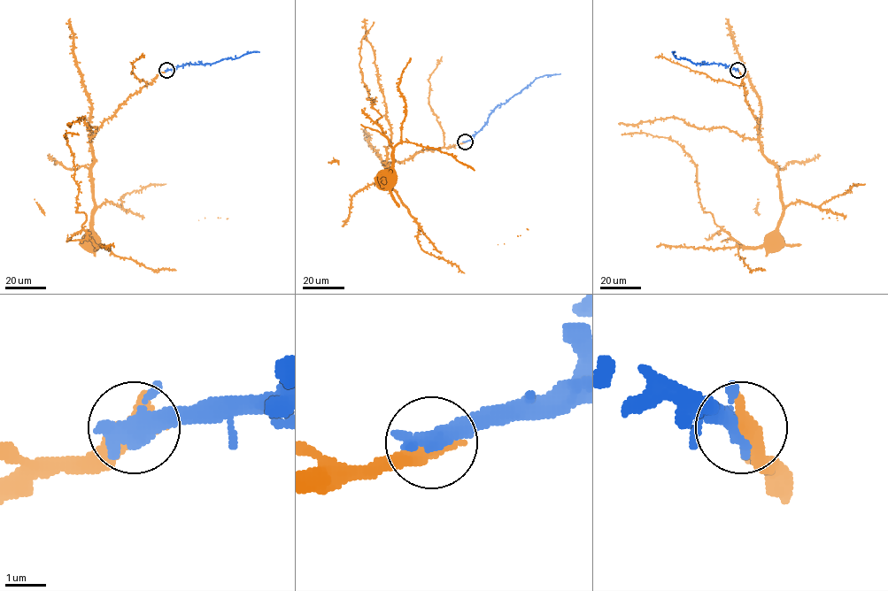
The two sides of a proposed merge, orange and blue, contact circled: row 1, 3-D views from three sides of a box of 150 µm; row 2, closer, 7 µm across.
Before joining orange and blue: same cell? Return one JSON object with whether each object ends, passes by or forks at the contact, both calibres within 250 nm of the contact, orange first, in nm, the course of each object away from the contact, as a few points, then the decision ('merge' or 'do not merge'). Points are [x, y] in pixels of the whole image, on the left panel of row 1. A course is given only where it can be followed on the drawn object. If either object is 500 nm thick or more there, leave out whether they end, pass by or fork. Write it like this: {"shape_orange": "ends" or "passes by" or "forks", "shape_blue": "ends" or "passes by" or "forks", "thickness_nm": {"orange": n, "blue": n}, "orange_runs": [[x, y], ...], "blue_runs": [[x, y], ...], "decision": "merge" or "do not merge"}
{"thickness_nm": {"orange": 600, "blue": 400}, "orange_runs": [[166, 70], [92, 133], [96, 247], [82, 228], [86, 215], [77, 211], [73, 156], [65, 137], [79, 134]], "blue_runs": [[166, 70], [187, 64], [211, 64], [259, 52]], "decision": "merge"}

